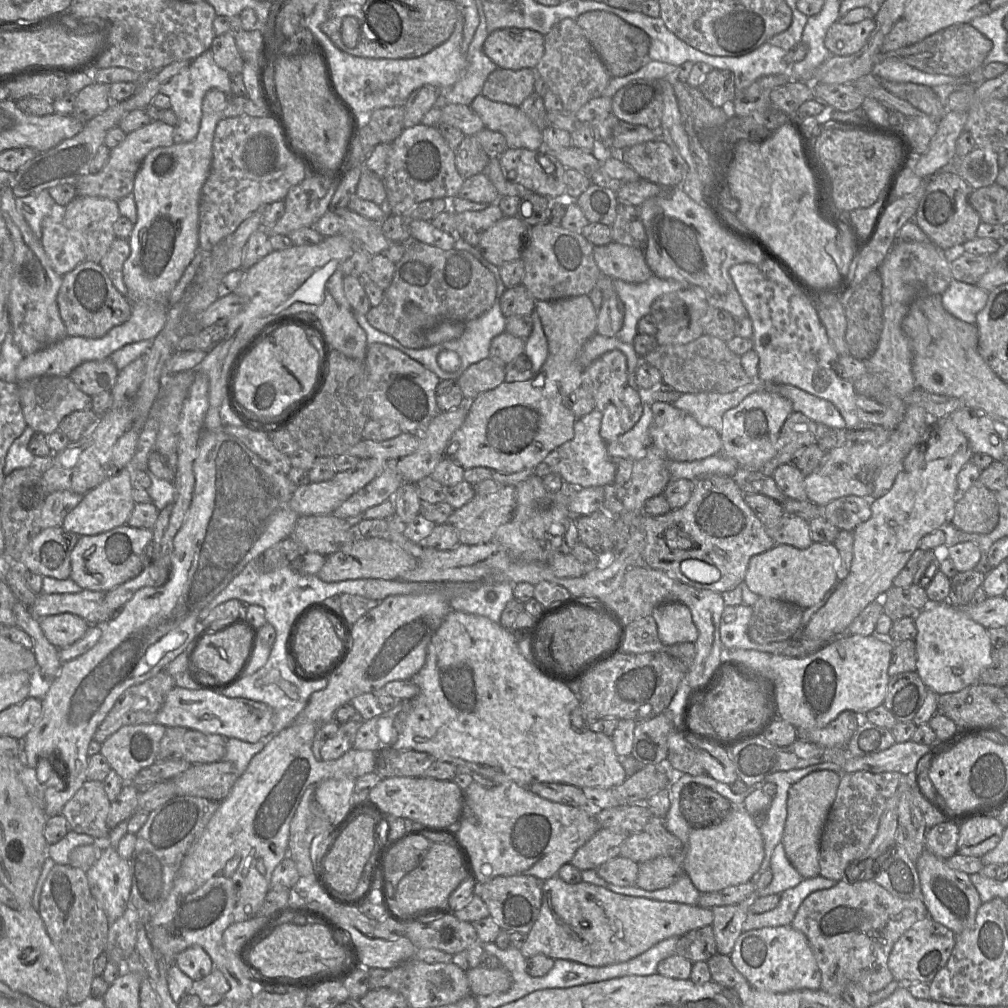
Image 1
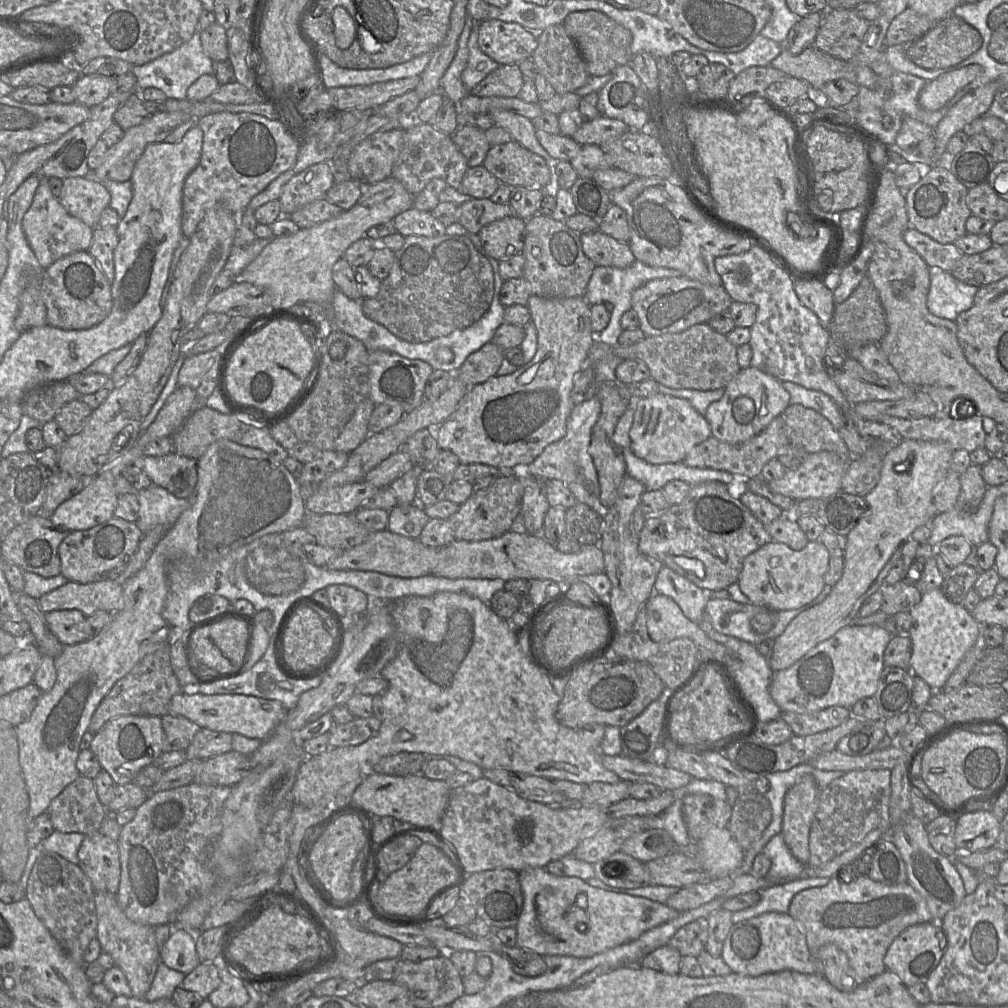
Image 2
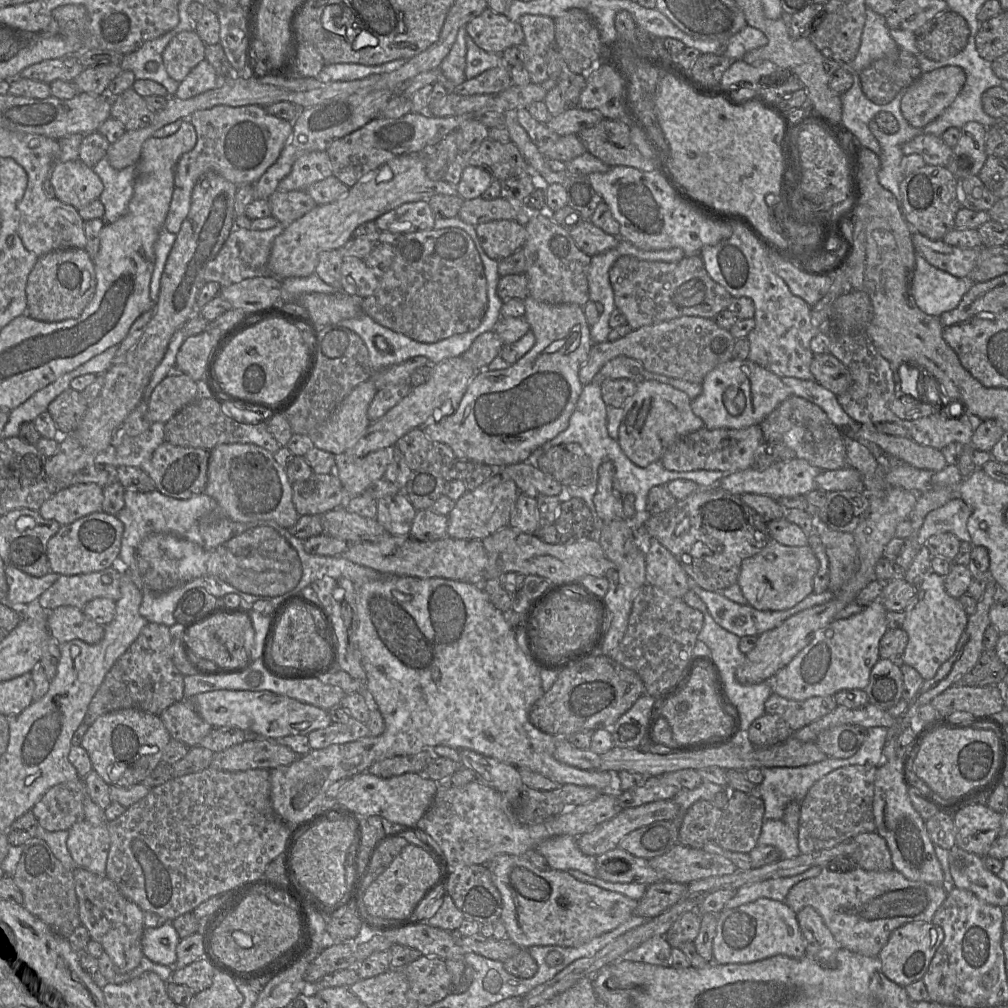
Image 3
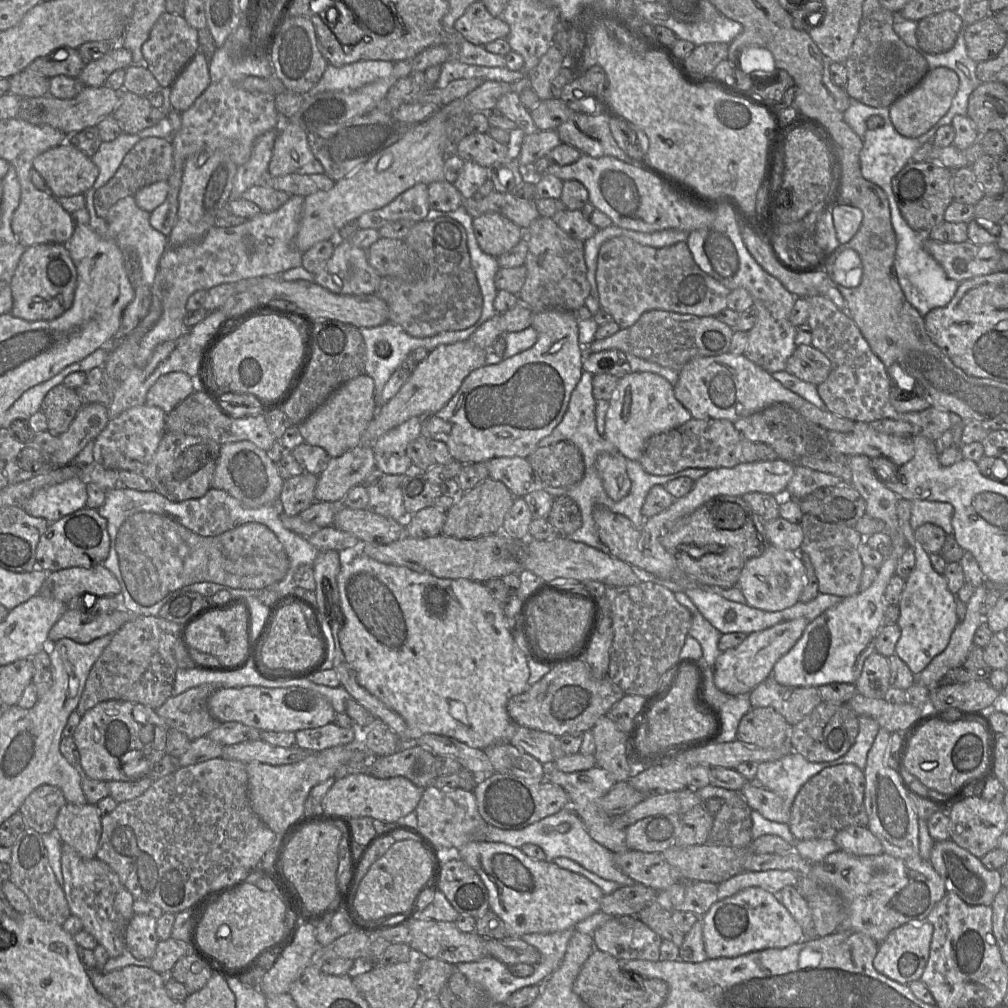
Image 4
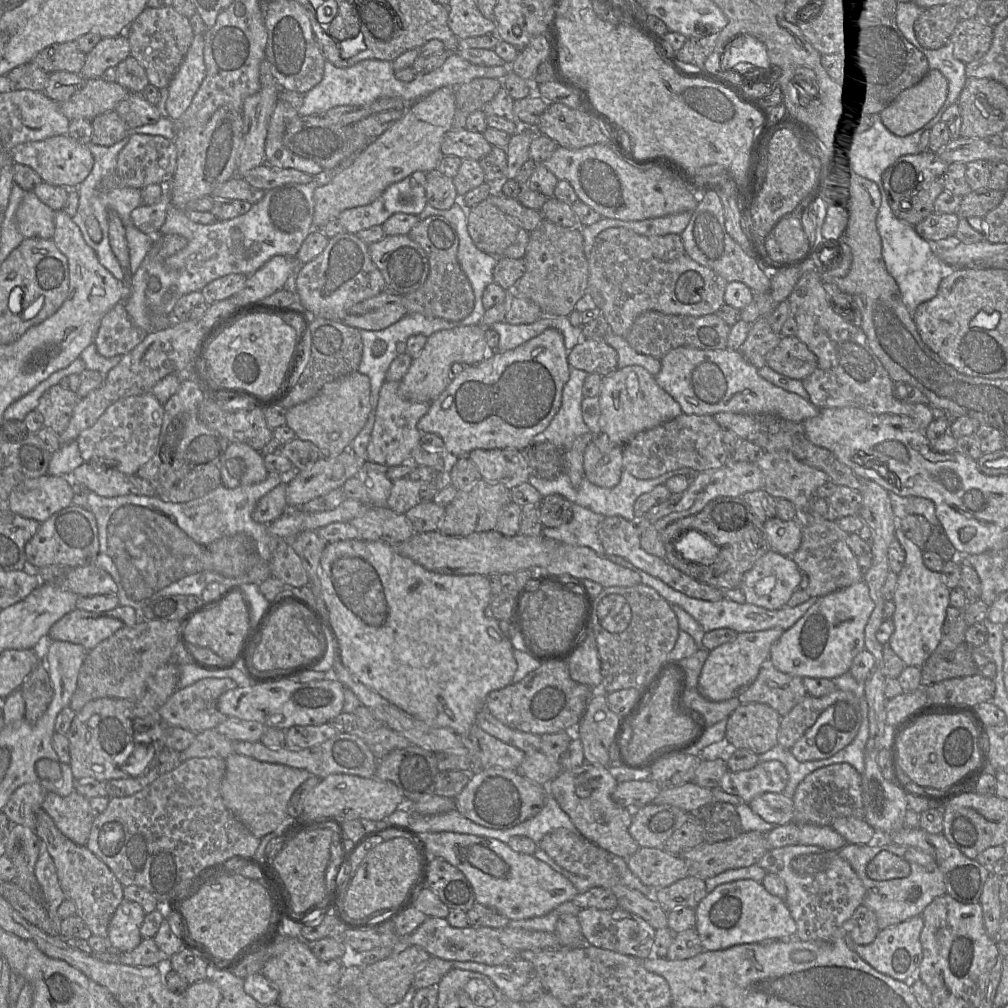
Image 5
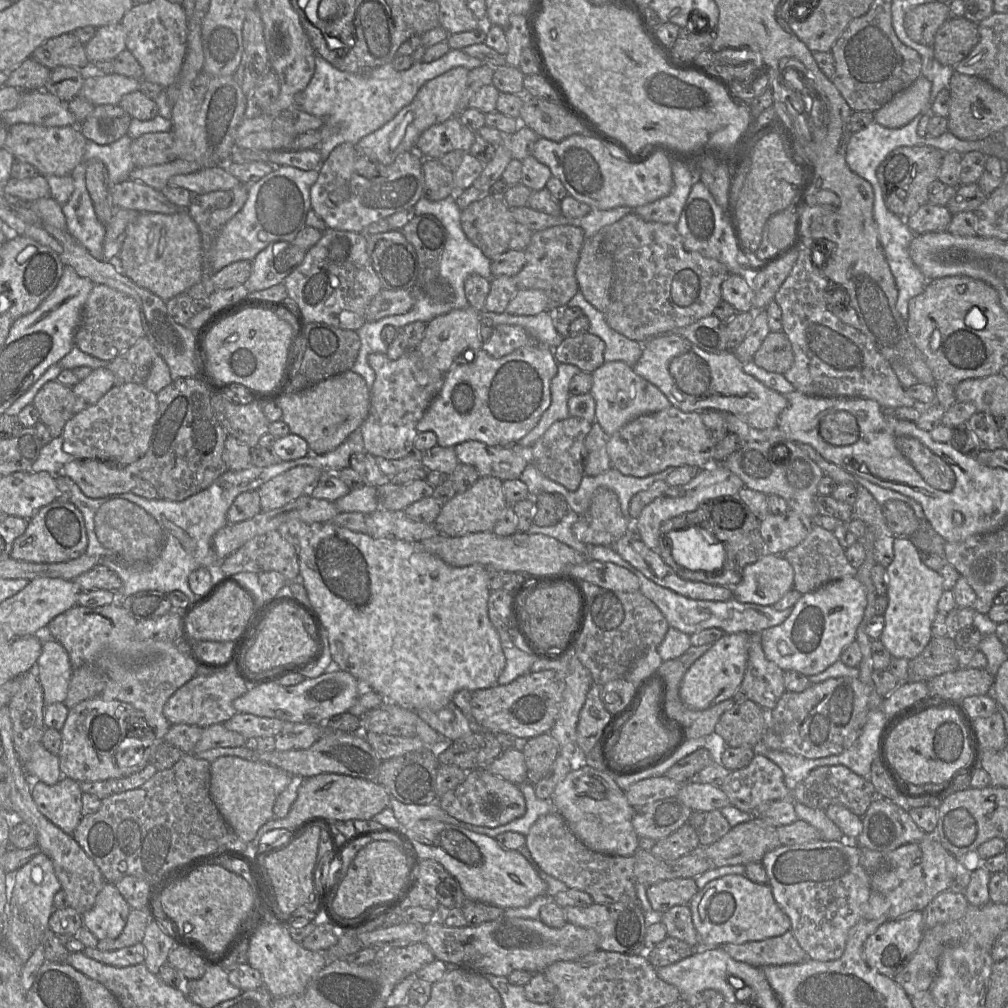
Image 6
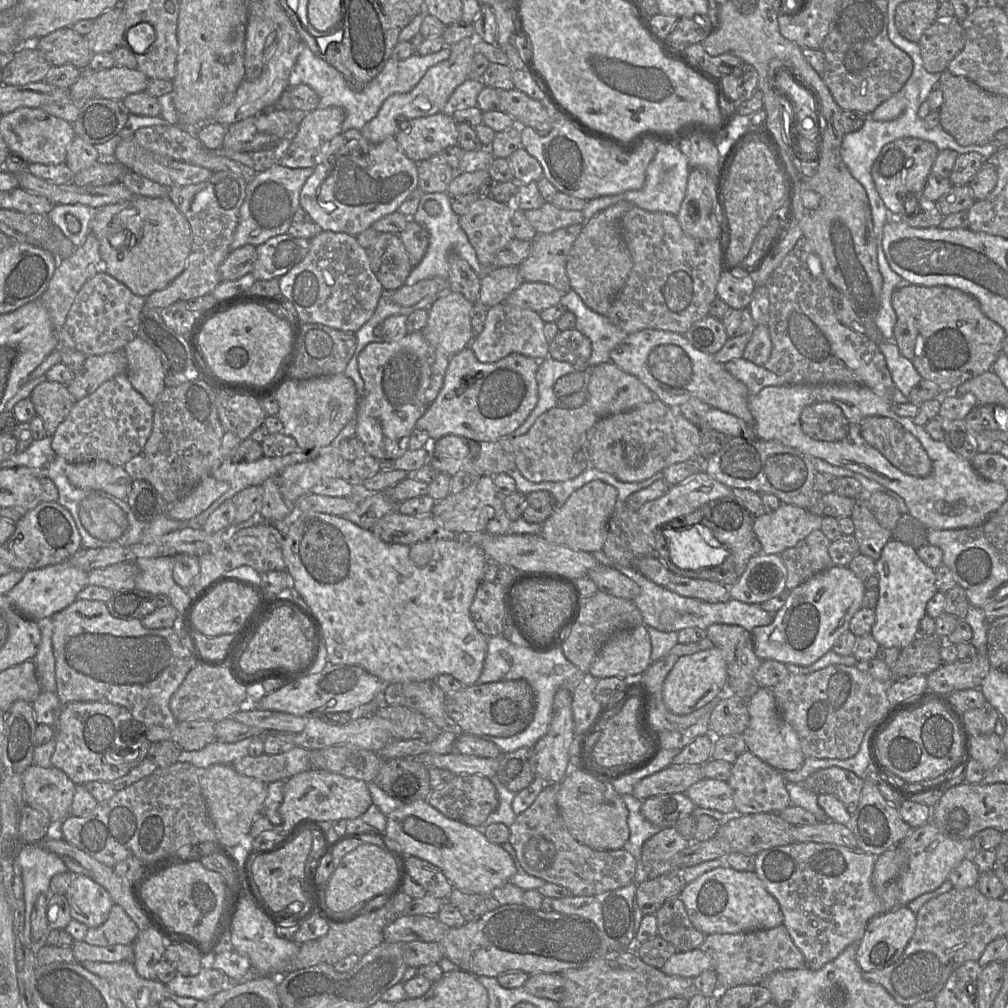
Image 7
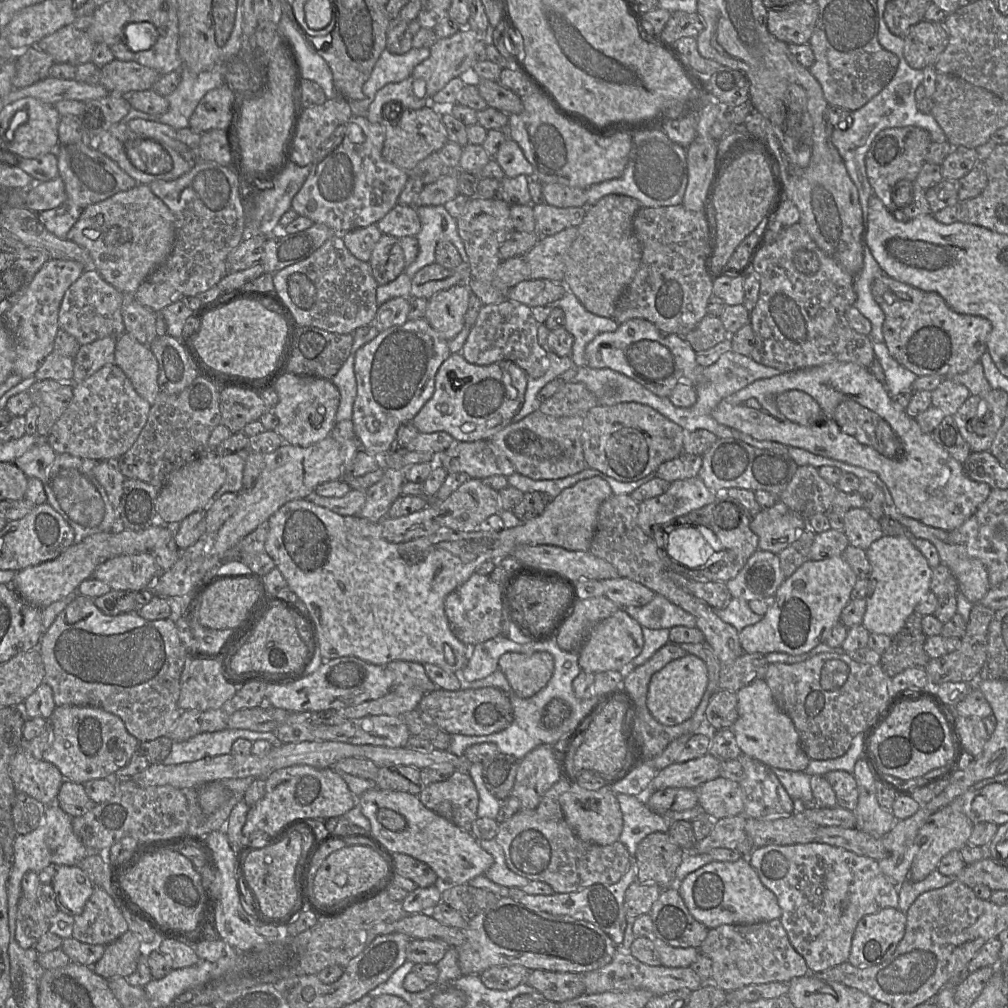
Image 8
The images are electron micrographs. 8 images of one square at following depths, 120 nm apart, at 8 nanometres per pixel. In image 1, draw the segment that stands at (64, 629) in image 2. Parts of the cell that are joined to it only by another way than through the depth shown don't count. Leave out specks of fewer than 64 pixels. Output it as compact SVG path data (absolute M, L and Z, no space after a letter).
M71 613L46 616L40 619L40 627L47 640L58 649L66 648L88 630L90 624Z

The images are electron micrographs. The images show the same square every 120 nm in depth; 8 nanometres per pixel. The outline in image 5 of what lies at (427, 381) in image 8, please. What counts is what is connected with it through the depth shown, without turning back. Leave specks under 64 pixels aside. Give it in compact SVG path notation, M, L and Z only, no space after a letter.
M384 381L379 392L375 423L366 450L366 459L385 466L398 466L411 461L413 449L420 444L417 424L430 408L428 402L412 402L398 394L399 382Z

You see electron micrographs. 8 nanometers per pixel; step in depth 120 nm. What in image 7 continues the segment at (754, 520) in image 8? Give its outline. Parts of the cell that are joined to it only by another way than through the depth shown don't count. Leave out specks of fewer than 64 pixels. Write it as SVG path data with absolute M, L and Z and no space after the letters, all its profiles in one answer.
M781 503L777 510L756 517L753 530L761 543L762 553L779 555L812 531L819 530L822 518L807 509Z

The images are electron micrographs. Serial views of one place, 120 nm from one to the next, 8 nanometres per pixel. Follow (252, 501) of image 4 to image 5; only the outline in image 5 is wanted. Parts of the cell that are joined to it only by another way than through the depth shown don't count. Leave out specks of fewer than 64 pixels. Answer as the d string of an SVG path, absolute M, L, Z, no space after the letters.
M230 442L220 461L221 483L228 488L264 481L269 472L263 455L248 444Z

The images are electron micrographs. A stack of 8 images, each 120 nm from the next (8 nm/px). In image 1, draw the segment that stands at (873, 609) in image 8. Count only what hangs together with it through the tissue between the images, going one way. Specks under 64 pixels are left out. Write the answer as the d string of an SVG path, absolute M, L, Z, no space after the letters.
M948 602L930 603L914 617L917 635L916 672L937 694L958 692L977 683L983 669L991 664L993 648L988 630Z

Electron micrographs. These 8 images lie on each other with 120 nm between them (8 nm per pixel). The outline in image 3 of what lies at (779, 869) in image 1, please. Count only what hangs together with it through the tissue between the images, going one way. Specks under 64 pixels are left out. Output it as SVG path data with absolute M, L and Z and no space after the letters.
M765 819L758 844L774 846L779 850L781 859L795 858L801 854L797 833L794 833L783 820Z

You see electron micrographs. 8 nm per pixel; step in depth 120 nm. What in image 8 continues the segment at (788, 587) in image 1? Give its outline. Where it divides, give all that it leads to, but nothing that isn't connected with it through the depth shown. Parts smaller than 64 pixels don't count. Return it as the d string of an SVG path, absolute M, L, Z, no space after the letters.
M757 549L726 586L732 597L749 602L774 596L784 579L778 555Z

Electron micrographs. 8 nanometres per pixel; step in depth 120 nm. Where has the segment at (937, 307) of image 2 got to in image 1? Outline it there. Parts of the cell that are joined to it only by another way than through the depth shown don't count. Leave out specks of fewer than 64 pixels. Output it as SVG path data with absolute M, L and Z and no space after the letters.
M954 279L941 295L942 305L947 312L959 320L975 324L977 314L987 304L988 293L977 285Z

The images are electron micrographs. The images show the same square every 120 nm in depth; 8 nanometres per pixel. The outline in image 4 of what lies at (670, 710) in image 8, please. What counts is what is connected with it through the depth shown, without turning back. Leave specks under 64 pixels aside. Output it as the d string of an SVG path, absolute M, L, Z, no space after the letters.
M805 618L784 621L762 631L750 633L737 647L722 651L713 668L715 686L730 695L749 694L771 676L775 663L794 646L809 622Z

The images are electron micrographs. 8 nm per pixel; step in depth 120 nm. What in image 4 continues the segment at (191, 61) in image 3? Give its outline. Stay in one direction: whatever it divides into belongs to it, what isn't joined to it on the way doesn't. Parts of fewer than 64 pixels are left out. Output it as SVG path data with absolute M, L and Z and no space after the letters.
M164 12L153 25L148 39L142 46L142 54L148 70L161 87L171 87L183 68L199 50L198 30L183 16Z

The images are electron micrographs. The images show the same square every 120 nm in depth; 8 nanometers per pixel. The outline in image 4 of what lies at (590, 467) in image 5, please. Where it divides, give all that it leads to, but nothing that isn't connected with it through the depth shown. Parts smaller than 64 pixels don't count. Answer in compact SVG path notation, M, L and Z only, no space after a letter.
M599 454L595 468L602 480L605 493L612 500L619 501L628 495L631 482L626 472L626 458L622 454Z

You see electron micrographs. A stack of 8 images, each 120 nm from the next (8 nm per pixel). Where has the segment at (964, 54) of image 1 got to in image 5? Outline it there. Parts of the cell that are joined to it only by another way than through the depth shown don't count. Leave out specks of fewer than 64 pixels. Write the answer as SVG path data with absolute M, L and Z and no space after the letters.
M944 4L925 8L914 23L918 42L926 49L936 50L945 46L960 21L958 8Z

